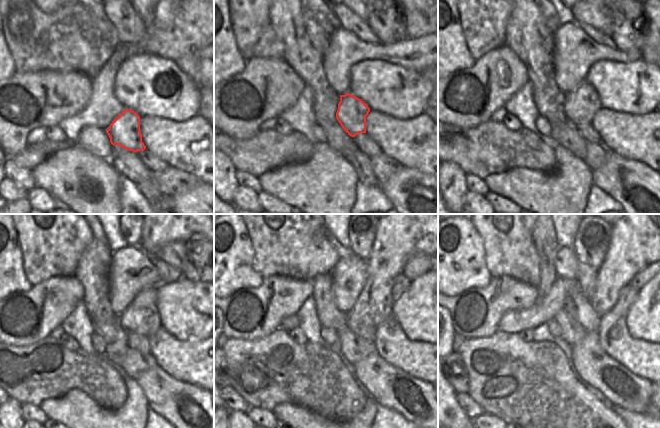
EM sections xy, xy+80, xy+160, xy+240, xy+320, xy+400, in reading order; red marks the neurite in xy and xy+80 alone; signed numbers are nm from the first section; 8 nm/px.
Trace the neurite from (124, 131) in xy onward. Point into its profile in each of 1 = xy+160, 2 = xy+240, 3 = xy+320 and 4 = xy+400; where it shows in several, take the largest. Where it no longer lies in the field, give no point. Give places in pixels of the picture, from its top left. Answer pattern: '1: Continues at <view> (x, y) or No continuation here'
1: Continues at xy+160 (581, 104)
2: Continues at xy+240 (142, 317)
3: Continues at xy+320 (401, 234)
4: Continues at xy+400 (641, 237)

